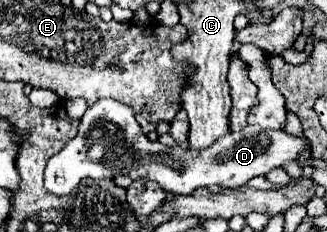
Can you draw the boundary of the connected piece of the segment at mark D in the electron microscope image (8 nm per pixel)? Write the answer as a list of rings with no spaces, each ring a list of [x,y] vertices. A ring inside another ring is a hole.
[[[101,99],[87,107],[77,137],[49,159],[45,169],[45,187],[49,193],[63,197],[73,189],[73,185],[79,185],[83,177],[103,179],[115,175],[159,181],[159,185],[163,185],[163,189],[171,195],[187,195],[197,187],[213,185],[213,181],[223,181],[223,187],[241,187],[261,173],[269,173],[277,167],[283,169],[289,161],[293,161],[291,157],[299,157],[309,145],[311,143],[307,139],[289,135],[287,131],[265,131],[249,125],[239,133],[227,133],[227,137],[215,141],[211,149],[205,149],[199,157],[195,157],[195,153],[187,147],[165,147],[159,141],[149,141],[139,129],[131,107],[113,99]],[[101,129],[107,129],[103,145]]]

